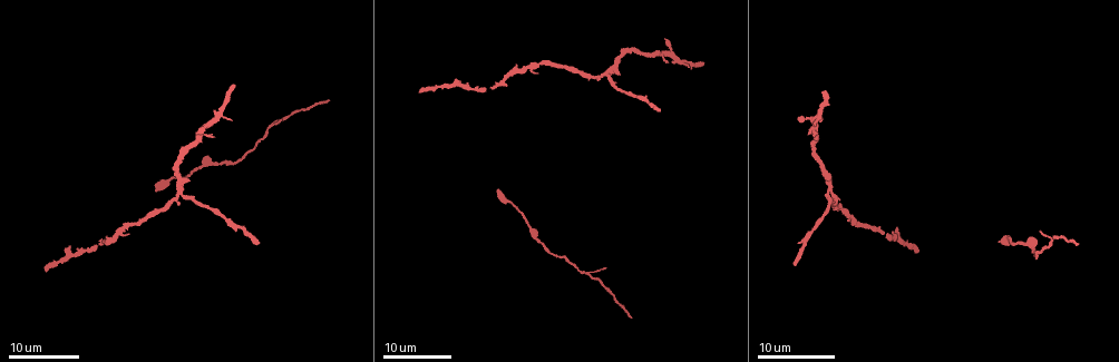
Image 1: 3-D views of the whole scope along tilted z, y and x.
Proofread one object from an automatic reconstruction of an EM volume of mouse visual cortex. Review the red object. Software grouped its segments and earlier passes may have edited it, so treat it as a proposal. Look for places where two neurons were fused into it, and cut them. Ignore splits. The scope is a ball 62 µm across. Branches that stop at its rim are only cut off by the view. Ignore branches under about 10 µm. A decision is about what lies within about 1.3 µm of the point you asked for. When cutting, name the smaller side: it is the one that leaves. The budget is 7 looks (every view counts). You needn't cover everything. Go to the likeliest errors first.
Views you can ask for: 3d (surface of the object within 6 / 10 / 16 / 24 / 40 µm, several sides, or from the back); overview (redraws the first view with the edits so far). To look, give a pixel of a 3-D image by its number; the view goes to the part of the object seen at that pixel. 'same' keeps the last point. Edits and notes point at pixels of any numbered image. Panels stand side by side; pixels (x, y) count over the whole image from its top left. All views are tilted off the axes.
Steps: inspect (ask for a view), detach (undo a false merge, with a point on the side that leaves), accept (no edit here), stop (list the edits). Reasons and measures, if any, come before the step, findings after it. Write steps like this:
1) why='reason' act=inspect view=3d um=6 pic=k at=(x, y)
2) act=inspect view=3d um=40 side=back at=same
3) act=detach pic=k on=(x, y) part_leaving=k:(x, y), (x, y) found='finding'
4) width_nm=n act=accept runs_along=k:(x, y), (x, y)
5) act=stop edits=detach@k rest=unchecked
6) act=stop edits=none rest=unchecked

why='branch point' act=inspect view=3d um=16 pic=1 at=(827, 189)

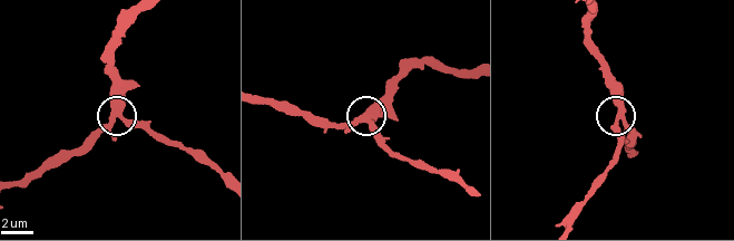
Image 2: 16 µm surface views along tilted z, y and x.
why='zoom in' act=inspect view=3d um=6 pic=2 at=(123, 116)

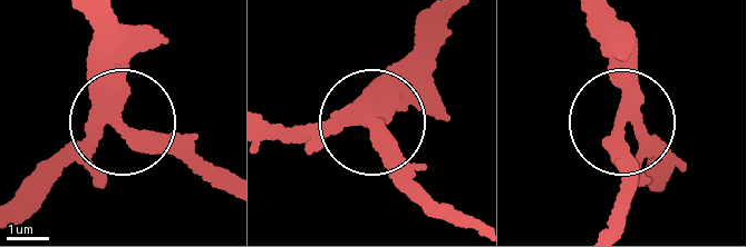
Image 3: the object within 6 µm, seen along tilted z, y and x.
side_arm_um=15 act=accept runs_along=3:(654, 161), (623, 126), (623, 209) found='continuous, no second neuron'

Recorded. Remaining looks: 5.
why='thin neck' act=inspect view=3d um=16 pic=1 at=(253, 148)

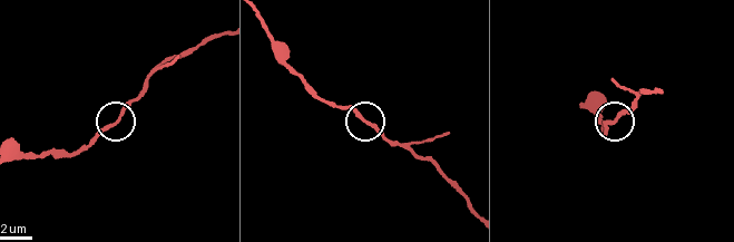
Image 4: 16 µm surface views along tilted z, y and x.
why='zoom in' act=inspect view=3d um=10 pic=4 at=(118, 120)

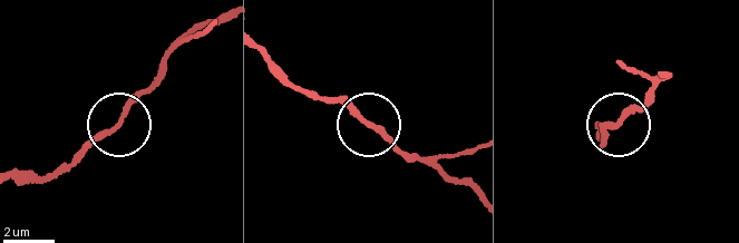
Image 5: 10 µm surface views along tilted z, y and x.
act=accept found='one neuron here'

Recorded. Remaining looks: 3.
why='sudden change in width' act=inspect view=3d um=16 pic=1 at=(211, 162)

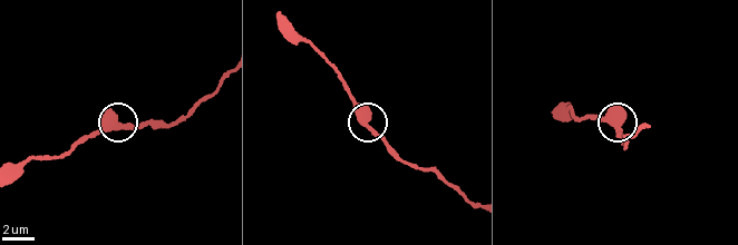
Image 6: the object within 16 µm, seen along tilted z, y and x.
act=inspect view=3d um=10 pic=6 at=(369, 128)

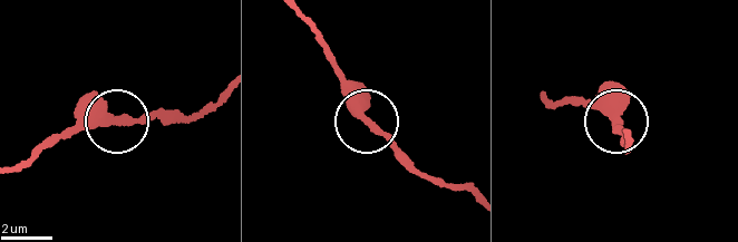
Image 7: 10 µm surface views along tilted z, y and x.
width_nm=370 act=accept found='continuous, no second neuron'

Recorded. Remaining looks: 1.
act=stop edits=none rest=unchecked

